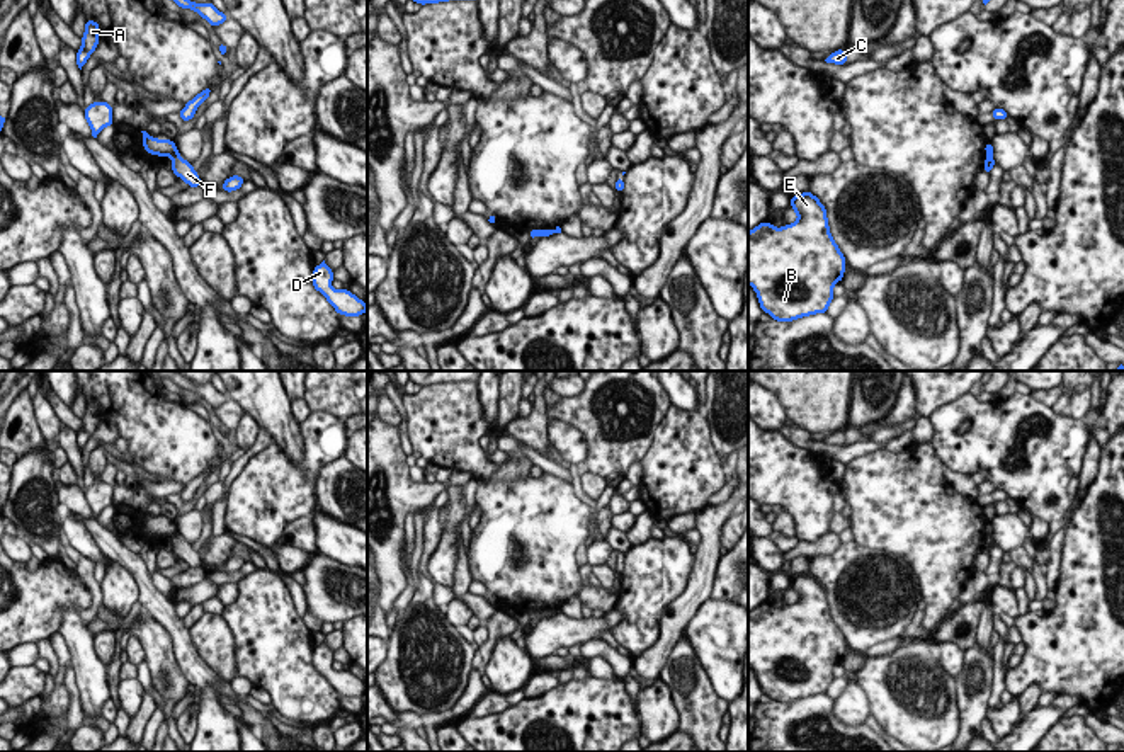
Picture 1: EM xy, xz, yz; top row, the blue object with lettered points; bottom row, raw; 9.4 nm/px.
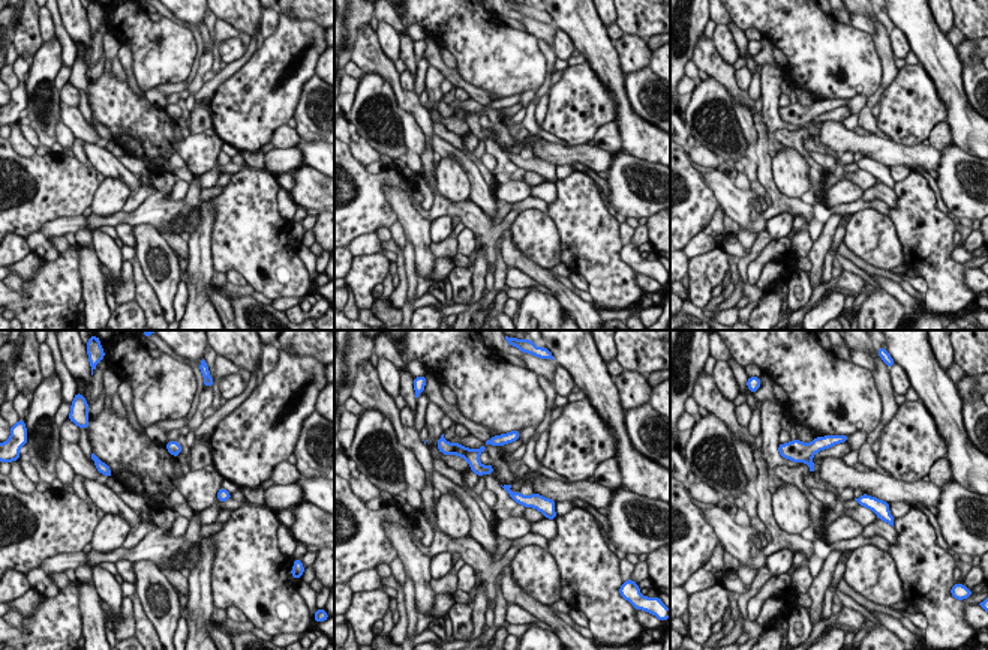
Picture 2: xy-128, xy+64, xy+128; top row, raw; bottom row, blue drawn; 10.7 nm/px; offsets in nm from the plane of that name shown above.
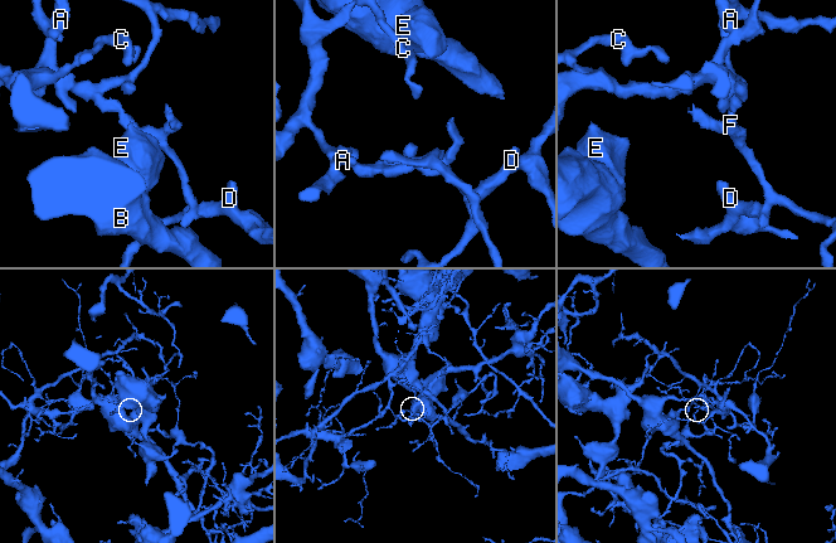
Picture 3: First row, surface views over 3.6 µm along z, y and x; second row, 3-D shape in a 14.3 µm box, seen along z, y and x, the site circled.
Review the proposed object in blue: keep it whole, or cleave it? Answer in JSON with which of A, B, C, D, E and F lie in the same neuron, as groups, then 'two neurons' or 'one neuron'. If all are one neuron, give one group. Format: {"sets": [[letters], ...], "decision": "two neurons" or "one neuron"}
{"sets": [["A", "B", "C", "E"], ["D", "F"]], "decision": "two neurons"}

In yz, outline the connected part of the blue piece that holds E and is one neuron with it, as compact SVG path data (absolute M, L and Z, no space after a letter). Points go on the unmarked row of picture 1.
M811 572L792 577L791 589L798 602L775 609L760 604L748 612L748 665L758 677L762 692L777 703L792 703L803 698L826 694L833 667L843 660L845 638L830 614L826 589Z

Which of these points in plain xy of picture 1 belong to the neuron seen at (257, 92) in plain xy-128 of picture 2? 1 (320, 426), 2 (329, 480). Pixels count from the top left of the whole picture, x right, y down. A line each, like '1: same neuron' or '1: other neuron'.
1: same neuron
2: other neuron

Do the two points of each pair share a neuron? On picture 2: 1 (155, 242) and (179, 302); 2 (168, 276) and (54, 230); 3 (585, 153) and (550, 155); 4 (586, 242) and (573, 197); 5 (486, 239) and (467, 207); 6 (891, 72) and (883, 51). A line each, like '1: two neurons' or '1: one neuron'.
1: two neurons
2: two neurons
3: one neuron
4: one neuron
5: one neuron
6: one neuron

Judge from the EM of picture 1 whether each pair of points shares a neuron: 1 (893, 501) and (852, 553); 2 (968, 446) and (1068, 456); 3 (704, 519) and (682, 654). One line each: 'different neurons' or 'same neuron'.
1: different neurons
2: same neuron
3: different neurons

